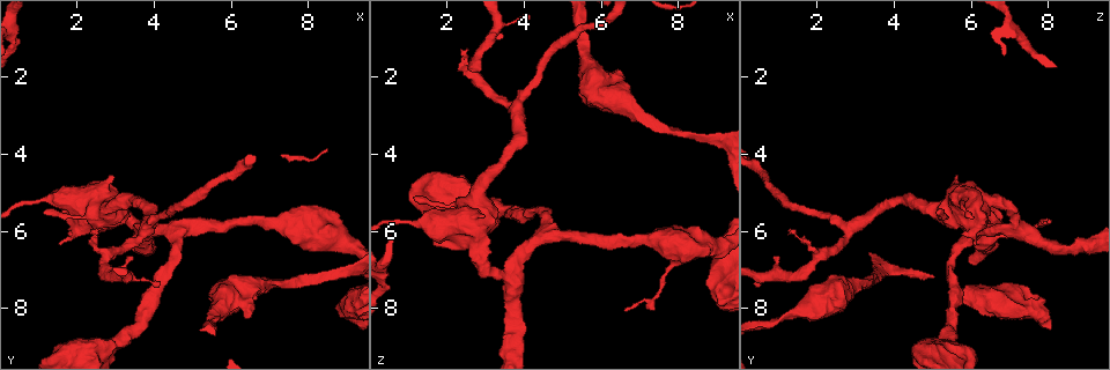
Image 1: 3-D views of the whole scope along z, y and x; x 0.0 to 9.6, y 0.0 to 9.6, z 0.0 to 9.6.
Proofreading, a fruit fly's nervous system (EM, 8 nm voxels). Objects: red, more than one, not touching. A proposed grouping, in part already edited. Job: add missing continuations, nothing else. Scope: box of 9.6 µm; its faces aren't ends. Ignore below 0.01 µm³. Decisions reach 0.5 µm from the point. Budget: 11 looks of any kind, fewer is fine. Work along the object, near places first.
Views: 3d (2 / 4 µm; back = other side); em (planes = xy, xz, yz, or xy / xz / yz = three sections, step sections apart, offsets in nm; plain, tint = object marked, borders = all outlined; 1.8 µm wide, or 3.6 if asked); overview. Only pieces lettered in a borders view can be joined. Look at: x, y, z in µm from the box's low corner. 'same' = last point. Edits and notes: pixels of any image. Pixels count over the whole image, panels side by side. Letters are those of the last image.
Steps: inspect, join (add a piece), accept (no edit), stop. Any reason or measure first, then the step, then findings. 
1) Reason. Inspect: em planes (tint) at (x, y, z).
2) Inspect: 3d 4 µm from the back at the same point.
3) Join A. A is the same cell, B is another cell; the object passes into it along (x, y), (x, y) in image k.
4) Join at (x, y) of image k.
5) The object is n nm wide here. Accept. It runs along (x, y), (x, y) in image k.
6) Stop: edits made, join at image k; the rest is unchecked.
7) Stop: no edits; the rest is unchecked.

Free end. Inspect: em planes (borders) at (3.50, 6.75, 0.90).

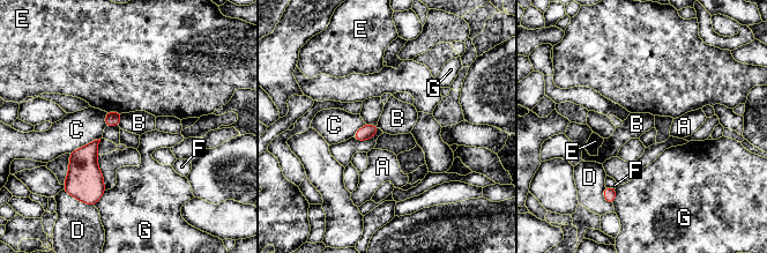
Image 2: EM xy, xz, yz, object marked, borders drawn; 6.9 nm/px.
The longest contact is with C, 240 nm. Accept. A, B, C, D, E, F and G are other cells; a border runs along (121, 113), (118, 125) in image 2; no lettered piece goes on from it.

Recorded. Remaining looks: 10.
An open end. Inspect: em planes (borders) at (1.55, 6.30, 6.10).

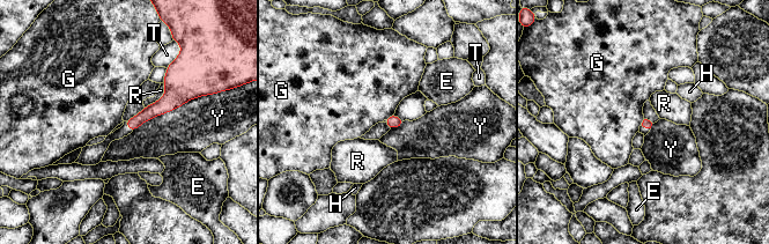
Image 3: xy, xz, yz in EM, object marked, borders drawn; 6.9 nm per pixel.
Accept. E, G, H, R, T and Y are other cells; it runs along (187, 86), (168, 103), (130, 124) in image 3; no lettered piece goes on from it.

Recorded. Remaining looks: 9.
Stops while still wide. Inspect: em xz step 4 (tint) at (2.90, 4.55, 5.65).

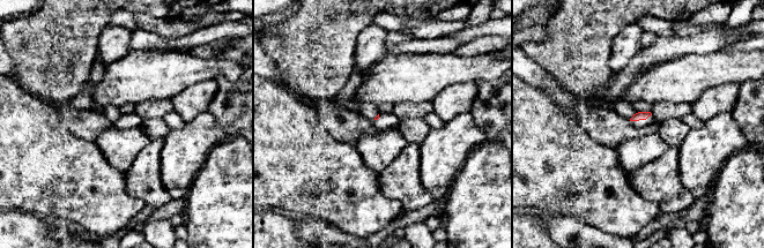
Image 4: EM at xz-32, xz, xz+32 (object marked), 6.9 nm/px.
Cut it another way. Inspect: em planes (borders) at the same point.

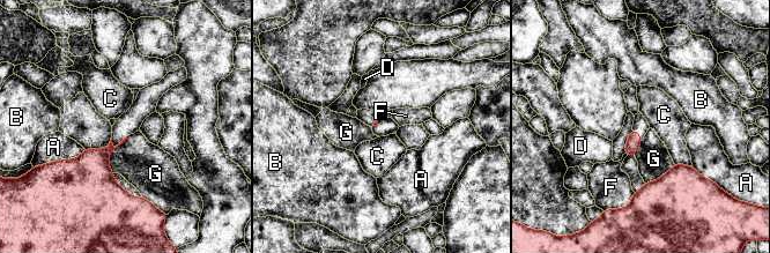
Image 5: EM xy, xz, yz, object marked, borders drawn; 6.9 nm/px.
Accept. A, B, C, D, F and G are other cells; none of them fits.

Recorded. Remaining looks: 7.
Thick turns thin. Inspect: em 3.6 µm planes (borders) at (8.95, 6.35, 6.40).

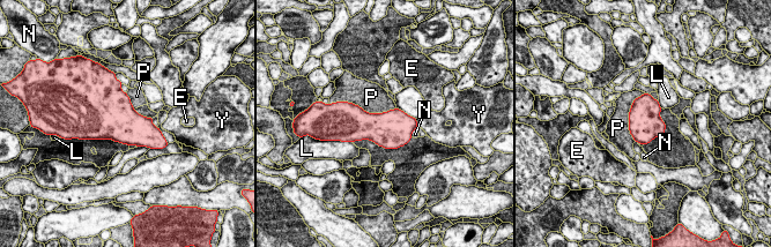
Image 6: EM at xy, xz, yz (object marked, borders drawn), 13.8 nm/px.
Accept. E, L, N, P and Y are other cells; no lettered piece goes on from it.

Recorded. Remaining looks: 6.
Stop: no edits; the rest is unchecked.

